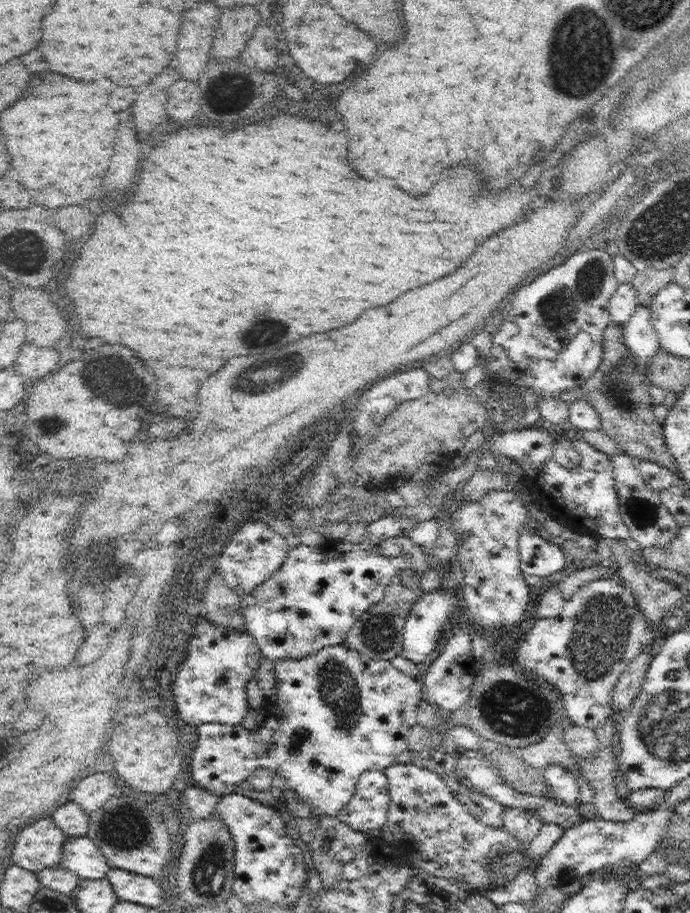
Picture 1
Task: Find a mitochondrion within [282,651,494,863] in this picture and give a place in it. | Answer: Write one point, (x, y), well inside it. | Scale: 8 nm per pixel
(341, 693)

